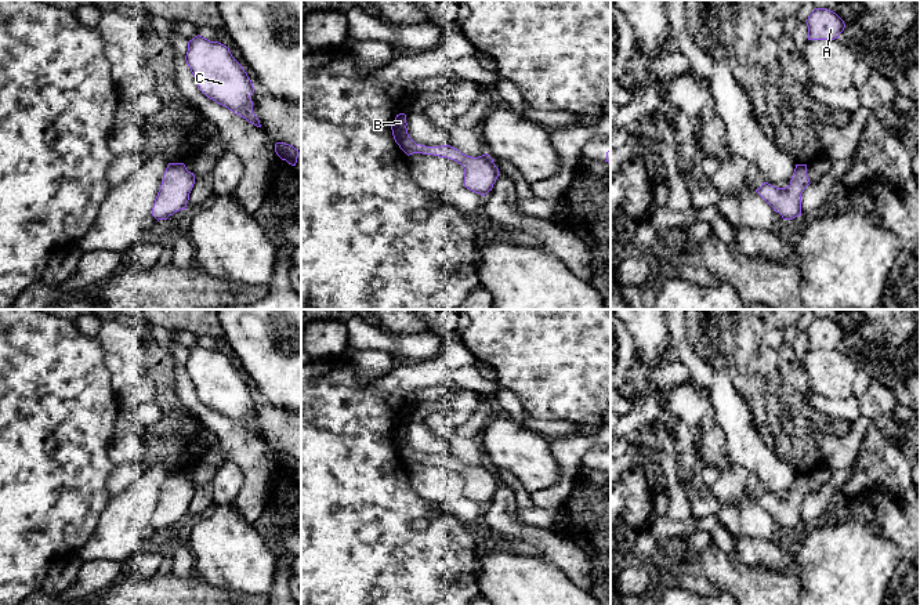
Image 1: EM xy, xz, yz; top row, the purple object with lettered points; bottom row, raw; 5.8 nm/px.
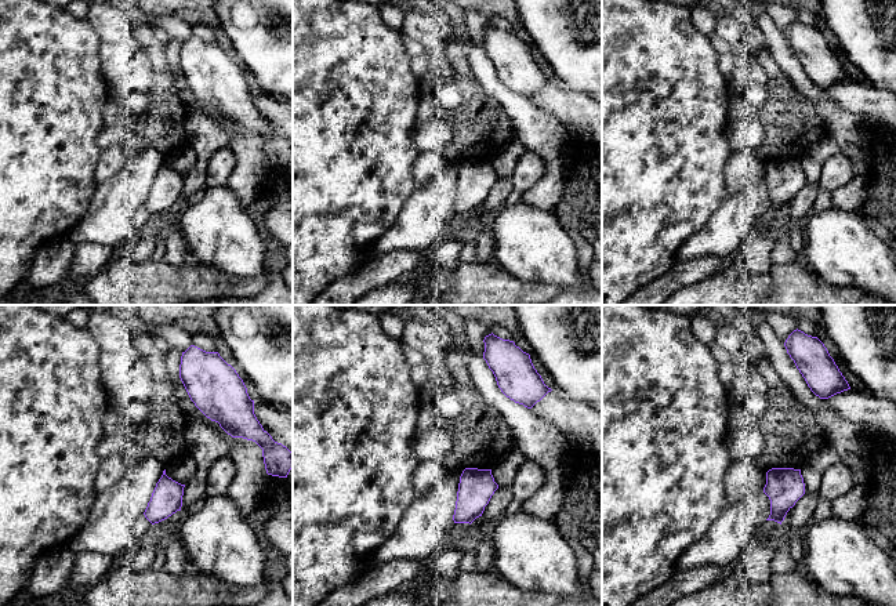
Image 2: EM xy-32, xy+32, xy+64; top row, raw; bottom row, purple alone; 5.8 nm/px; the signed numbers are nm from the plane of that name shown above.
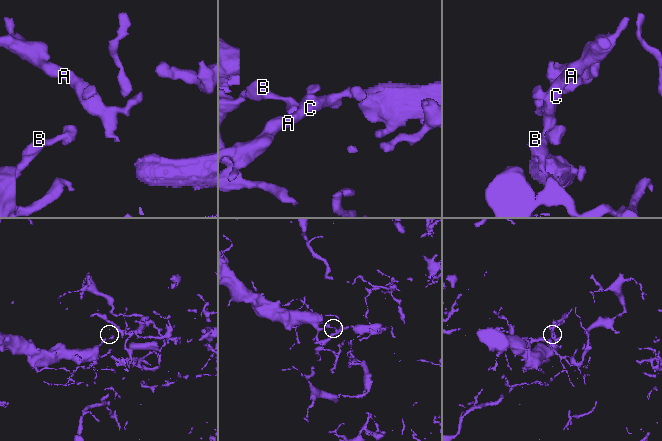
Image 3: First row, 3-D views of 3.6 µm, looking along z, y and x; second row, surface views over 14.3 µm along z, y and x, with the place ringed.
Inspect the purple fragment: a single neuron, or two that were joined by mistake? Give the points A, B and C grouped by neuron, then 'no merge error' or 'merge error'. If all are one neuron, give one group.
groups A C / B; merge error

